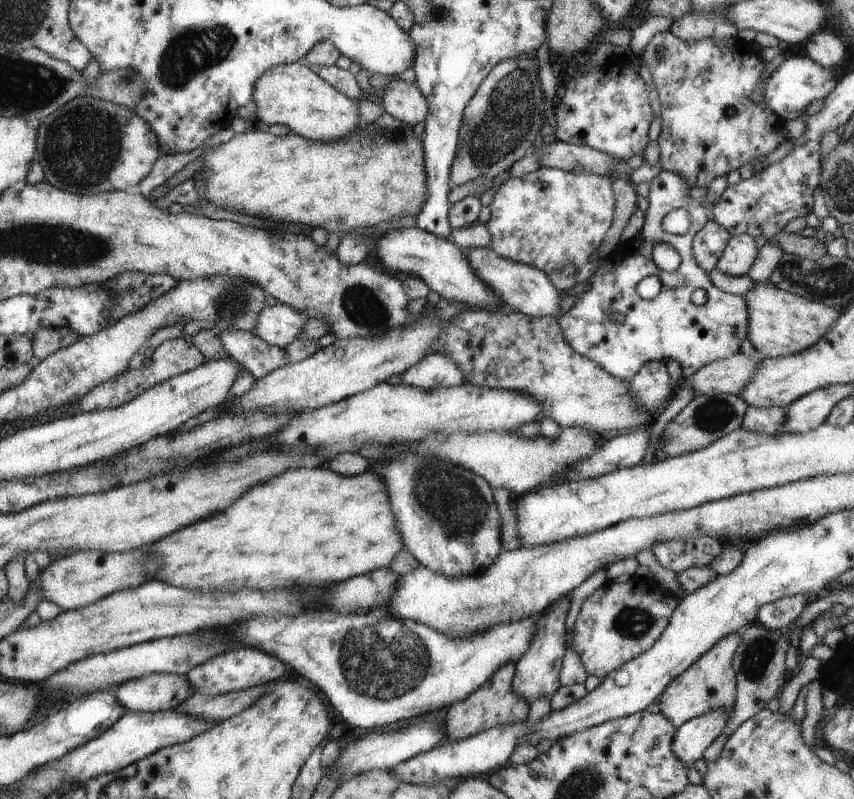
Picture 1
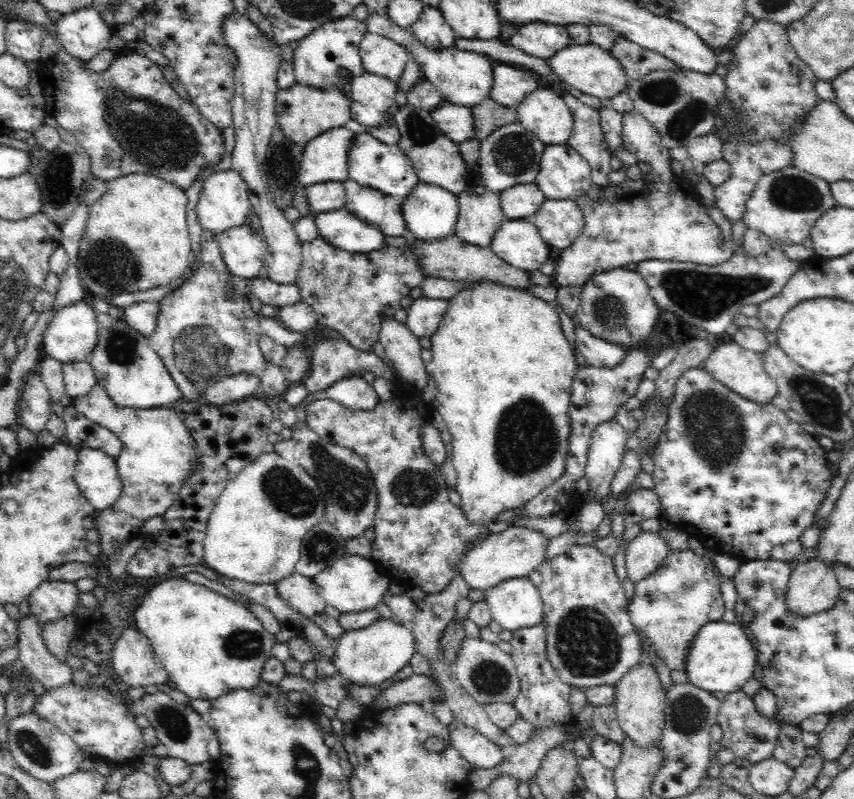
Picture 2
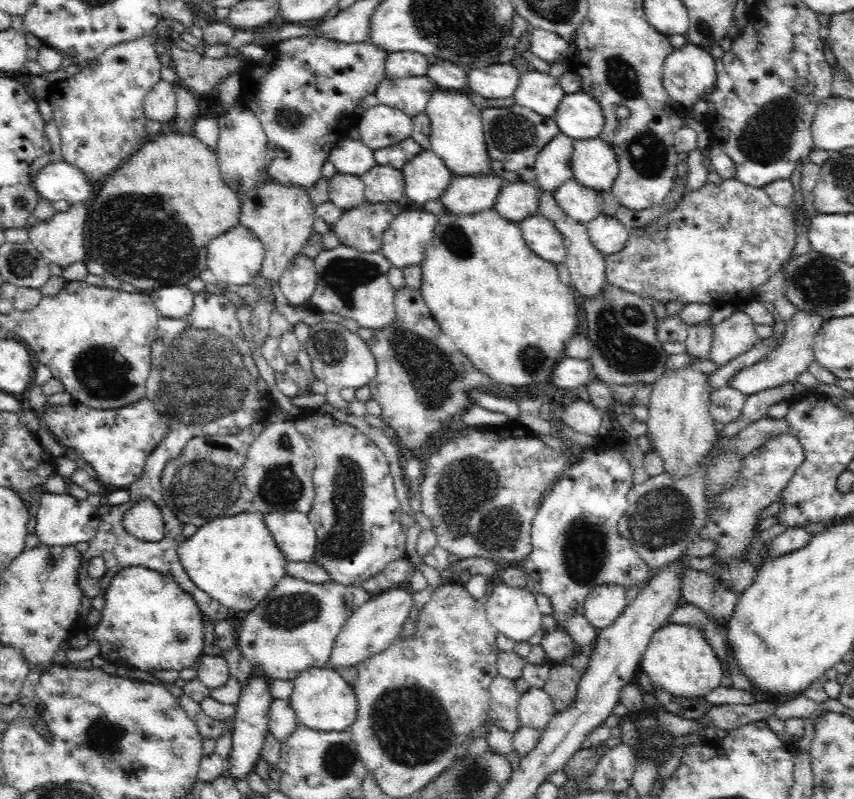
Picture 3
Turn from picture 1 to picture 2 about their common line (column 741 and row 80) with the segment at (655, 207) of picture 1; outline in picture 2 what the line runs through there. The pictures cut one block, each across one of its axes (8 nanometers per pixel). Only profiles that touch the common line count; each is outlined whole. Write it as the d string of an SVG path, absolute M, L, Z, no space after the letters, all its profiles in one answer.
M354 14L330 20L330 22L322 24L320 28L314 28L310 34L306 34L306 38L302 38L298 42L298 48L294 52L292 64L294 64L296 82L324 90L324 88L342 88L344 86L344 82L338 74L338 70L342 70L342 68L350 70L356 78L364 76L366 72L362 70L360 44L362 44L362 38L366 32L368 32L366 22L356 20Z

